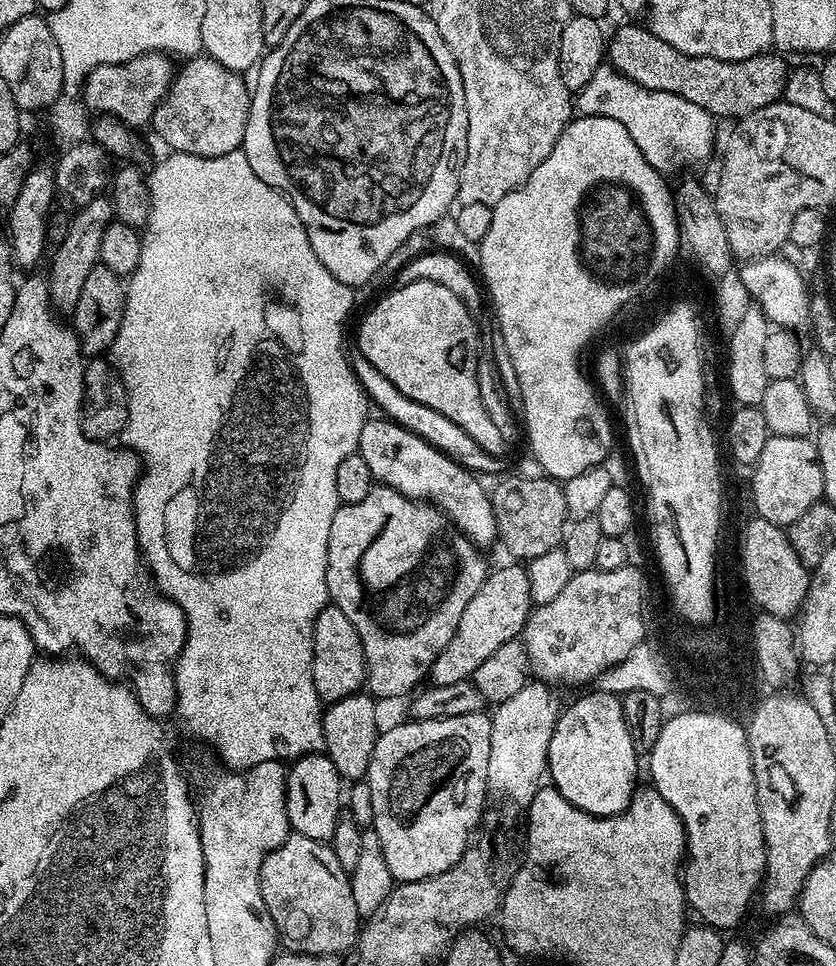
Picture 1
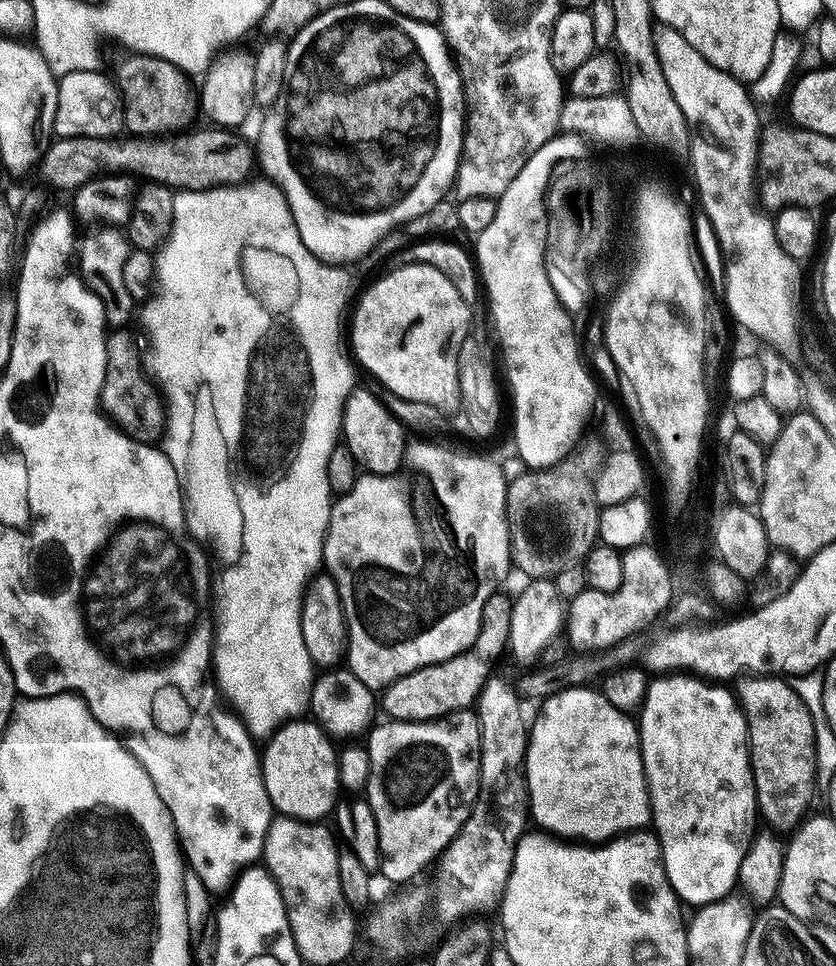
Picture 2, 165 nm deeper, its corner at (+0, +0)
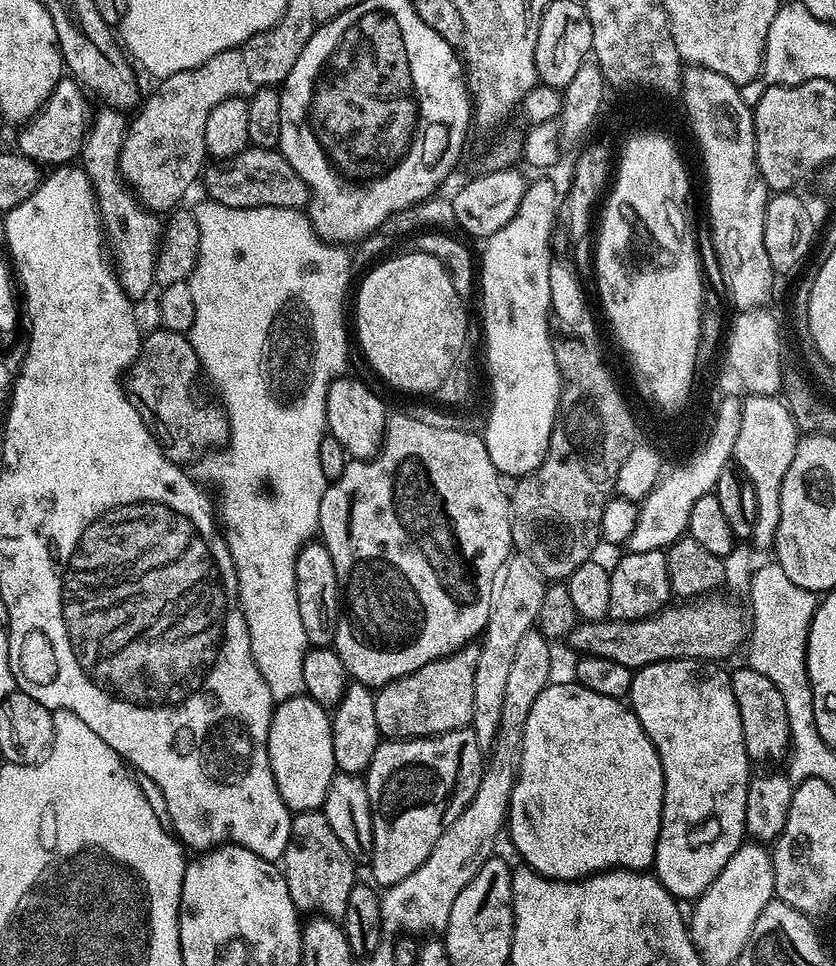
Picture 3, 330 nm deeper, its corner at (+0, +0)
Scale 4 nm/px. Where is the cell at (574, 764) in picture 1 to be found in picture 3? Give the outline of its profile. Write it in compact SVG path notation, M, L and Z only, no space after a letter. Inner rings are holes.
M575 682L556 683L549 683L544 692L538 694L530 710L530 718L526 718L520 771L516 777L516 785L512 788L512 799L508 802L507 835L512 835L513 846L516 847L517 854L524 859L521 861L538 875L545 876L547 880L583 880L585 876L594 876L597 872L606 872L613 868L651 869L656 858L656 843L660 833L662 802L664 801L664 775L658 750L650 742L646 730L642 730L636 713L627 703L614 698L606 698L602 694L594 694L594 690L586 690Z

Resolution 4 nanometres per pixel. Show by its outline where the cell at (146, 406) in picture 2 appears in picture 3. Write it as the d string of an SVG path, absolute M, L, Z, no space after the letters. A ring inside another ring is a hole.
M163 326L157 329L143 337L140 354L126 373L126 391L144 425L170 450L171 460L184 466L188 459L195 462L227 444L228 417L219 403L204 405L192 393L192 383L201 366L191 339L183 332L170 332Z

